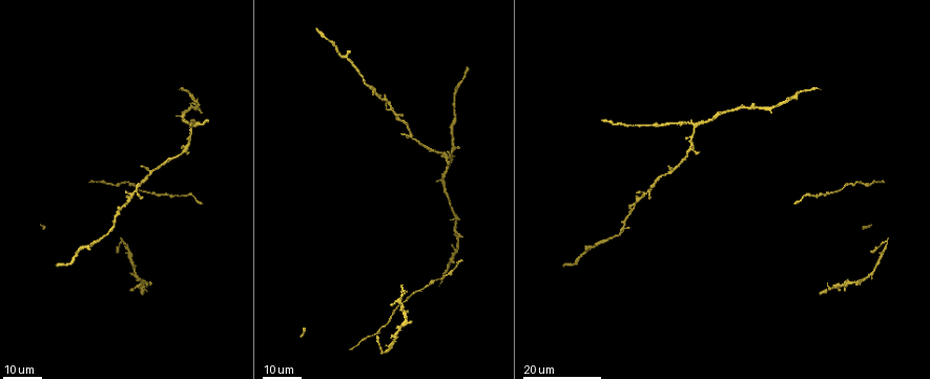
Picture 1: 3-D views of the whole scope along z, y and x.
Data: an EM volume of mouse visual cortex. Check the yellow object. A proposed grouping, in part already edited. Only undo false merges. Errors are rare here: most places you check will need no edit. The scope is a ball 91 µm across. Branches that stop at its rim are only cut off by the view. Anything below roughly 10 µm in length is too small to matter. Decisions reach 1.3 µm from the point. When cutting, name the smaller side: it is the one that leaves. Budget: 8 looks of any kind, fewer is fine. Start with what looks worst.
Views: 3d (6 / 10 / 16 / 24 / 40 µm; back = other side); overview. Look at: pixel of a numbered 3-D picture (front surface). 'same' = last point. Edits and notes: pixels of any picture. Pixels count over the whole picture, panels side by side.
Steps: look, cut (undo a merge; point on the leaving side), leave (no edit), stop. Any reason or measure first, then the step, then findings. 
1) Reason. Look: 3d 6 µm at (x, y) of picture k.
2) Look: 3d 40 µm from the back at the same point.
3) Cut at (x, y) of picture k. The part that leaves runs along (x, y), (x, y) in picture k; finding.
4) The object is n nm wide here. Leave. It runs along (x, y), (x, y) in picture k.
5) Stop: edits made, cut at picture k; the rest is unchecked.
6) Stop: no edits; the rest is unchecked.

Look: 3d 16 µm at (867, 186) of picture 1.

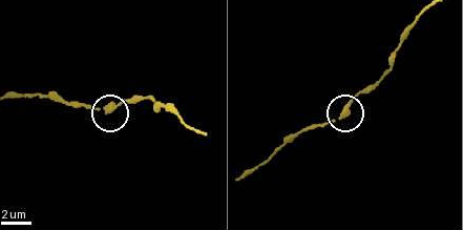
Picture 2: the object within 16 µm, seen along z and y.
Look: 3d 10 µm at (343, 115) of picture 2.

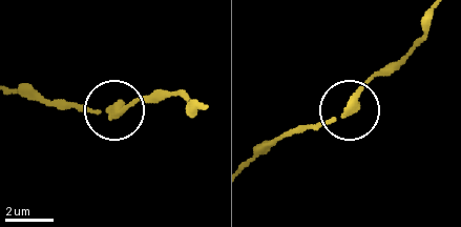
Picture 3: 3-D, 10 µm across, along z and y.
Leave. Continuous, no second neuron.

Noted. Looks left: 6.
Look: 3d 24 µm at (200, 111) of picture 1.

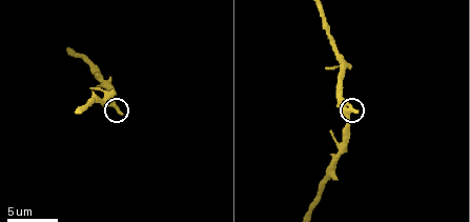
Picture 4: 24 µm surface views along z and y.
Zoom in. Look: 3d 10 µm at (355, 111) of picture 4.

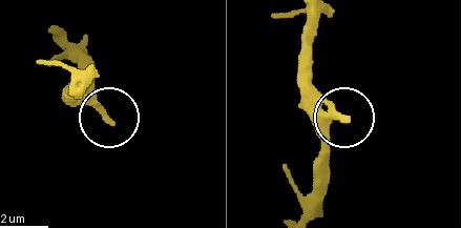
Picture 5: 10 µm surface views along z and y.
Look: 3d 6 µm at (342, 119) of picture 5.

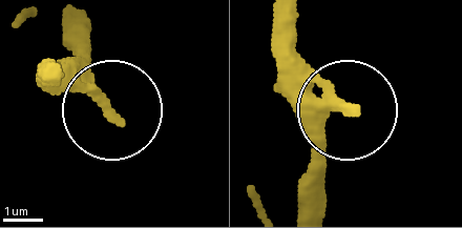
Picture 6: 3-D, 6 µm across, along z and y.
The object is 250 nm wide here. Leave. It runs along (351, 115), (294, 50) in picture 6; continuous, no second neuron.

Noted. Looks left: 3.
Look: 3d 24 µm at (695, 125) of picture 1.

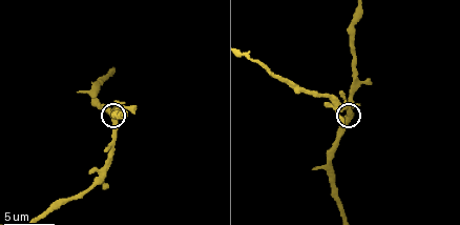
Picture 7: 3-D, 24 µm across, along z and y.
Look: 3d 6 µm at the same point.

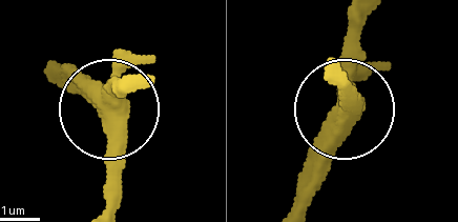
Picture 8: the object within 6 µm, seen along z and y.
The object is 410 nm wide here. Leave. Continuous, no second neuron.

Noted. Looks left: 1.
Stop: no edits; the rest is unchecked.

